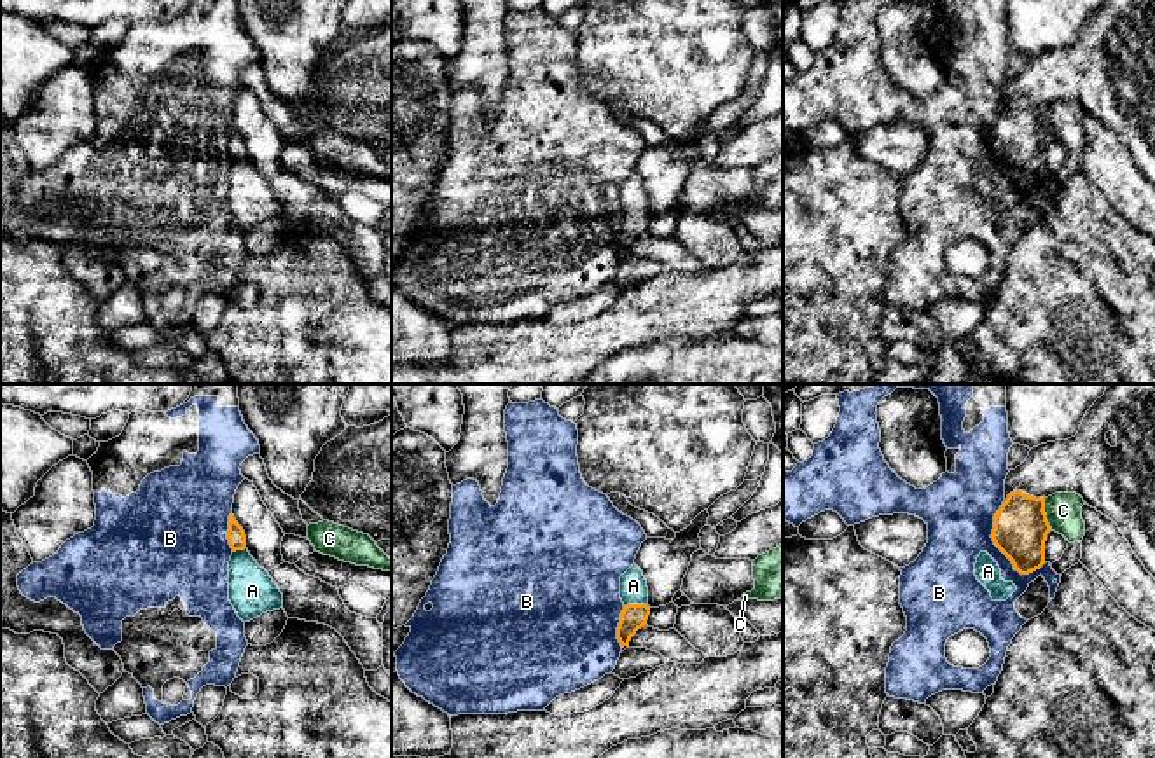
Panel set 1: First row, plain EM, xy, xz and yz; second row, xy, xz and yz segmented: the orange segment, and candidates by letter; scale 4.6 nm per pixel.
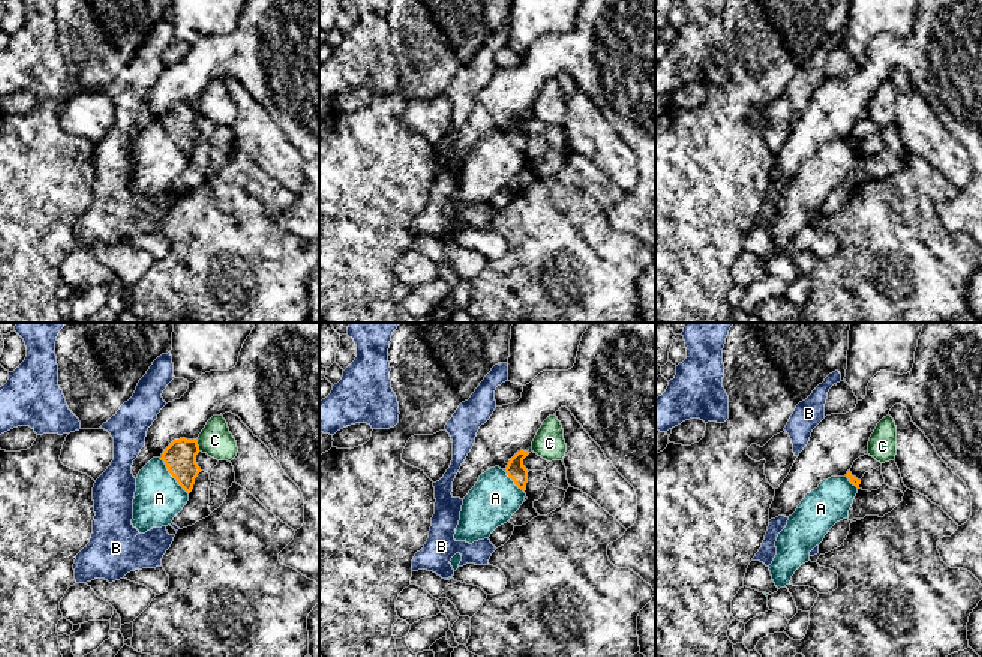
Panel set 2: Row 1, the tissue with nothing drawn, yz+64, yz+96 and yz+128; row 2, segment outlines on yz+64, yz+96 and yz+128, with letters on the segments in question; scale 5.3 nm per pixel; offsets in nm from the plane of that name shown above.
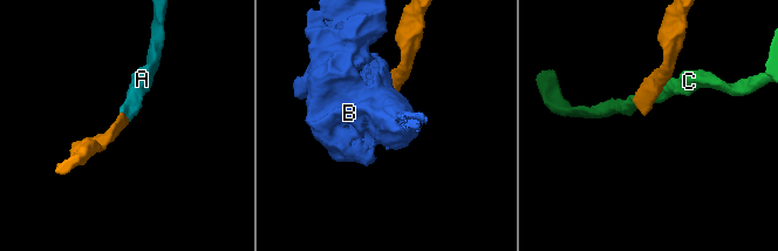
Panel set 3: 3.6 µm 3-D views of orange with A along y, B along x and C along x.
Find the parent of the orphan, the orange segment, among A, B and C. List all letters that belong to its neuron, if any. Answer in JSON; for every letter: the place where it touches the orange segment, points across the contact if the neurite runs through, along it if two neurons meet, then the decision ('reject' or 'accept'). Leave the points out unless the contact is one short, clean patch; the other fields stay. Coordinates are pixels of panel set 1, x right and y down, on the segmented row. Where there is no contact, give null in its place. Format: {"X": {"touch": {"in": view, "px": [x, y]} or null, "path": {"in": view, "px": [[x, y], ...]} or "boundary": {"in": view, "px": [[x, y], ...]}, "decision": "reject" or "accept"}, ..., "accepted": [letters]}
{"A": {"touch": {"in": "xz", "px": [635, 605]}, "path": {"in": "xz", "px": [[633, 617], [635, 605], [633, 585]]}, "decision": "accept"}, "B": {"touch": {"in": "yz", "px": [995, 544]}, "decision": "reject"}, "C": {"touch": {"in": "yz", "px": [1045, 514]}, "decision": "reject"}, "accepted": ["A"]}

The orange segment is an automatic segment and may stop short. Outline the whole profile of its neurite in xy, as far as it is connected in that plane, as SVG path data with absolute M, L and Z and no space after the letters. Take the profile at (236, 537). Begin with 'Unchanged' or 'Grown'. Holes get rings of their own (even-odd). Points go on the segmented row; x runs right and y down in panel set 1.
Grown. M229 515L227 540L232 548L229 561L229 601L243 622L266 611L283 608L283 594L269 573L257 564L246 548L243 527Z

